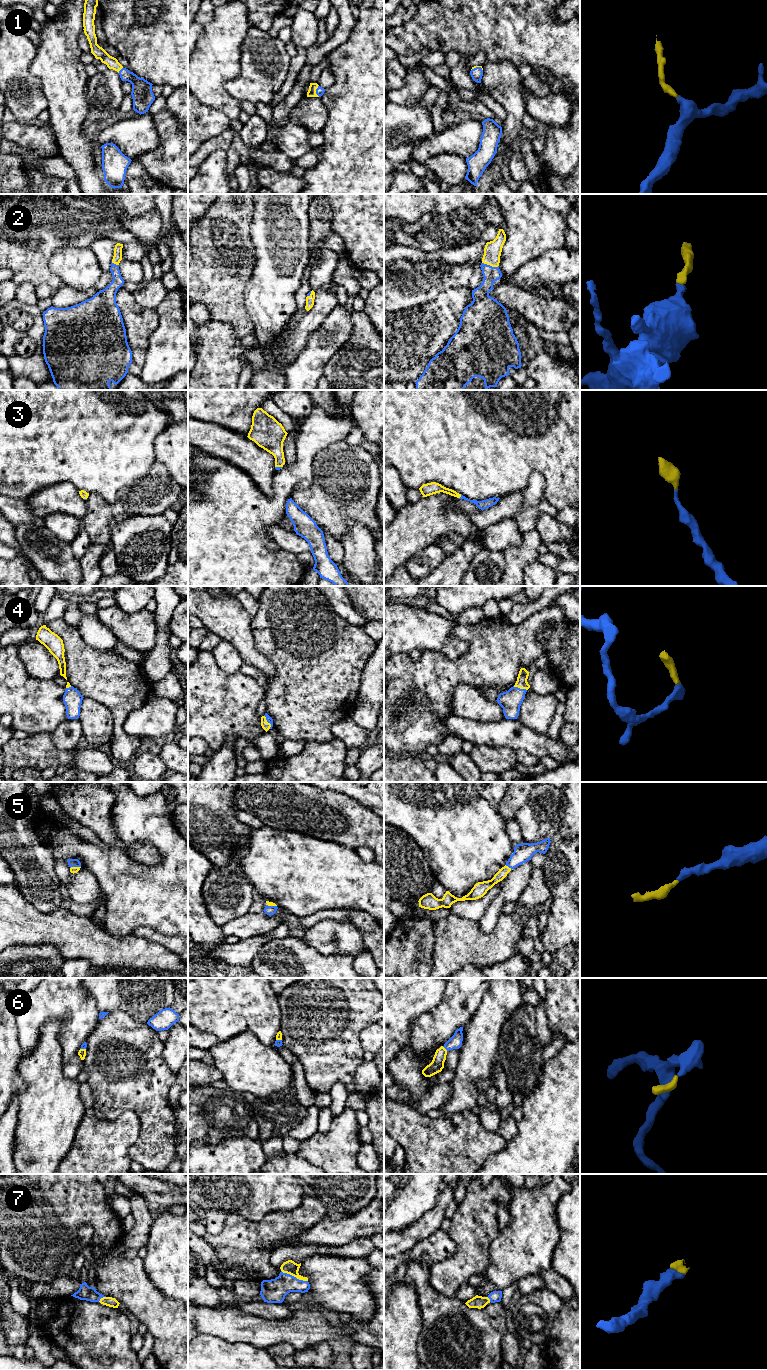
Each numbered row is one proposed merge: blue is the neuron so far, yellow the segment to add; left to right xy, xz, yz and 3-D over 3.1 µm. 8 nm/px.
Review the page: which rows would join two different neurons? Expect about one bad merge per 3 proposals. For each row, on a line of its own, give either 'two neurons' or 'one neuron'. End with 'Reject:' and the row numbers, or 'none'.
1: one neuron
2: one neuron
3: one neuron
4: one neuron
5: one neuron
6: one neuron
7: one neuron
Reject: none

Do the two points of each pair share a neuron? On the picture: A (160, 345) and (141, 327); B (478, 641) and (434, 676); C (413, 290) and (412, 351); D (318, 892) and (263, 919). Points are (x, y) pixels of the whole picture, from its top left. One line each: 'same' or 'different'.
A: different
B: same
C: different
D: different

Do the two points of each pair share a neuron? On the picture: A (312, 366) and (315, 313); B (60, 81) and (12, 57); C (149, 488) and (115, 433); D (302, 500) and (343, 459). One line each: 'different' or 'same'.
A: different
B: different
C: different
D: same

